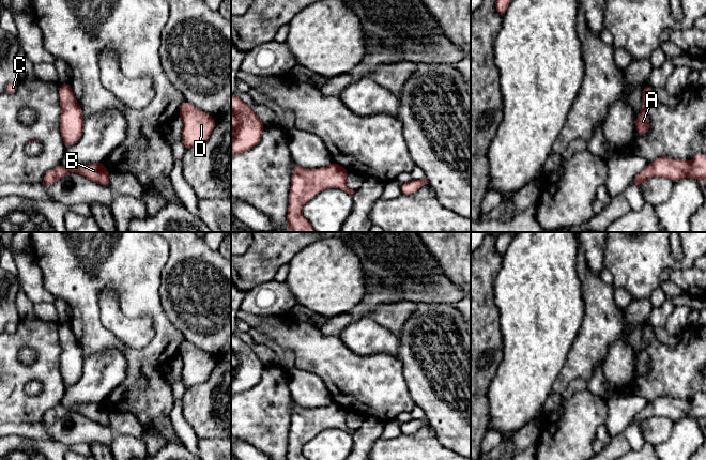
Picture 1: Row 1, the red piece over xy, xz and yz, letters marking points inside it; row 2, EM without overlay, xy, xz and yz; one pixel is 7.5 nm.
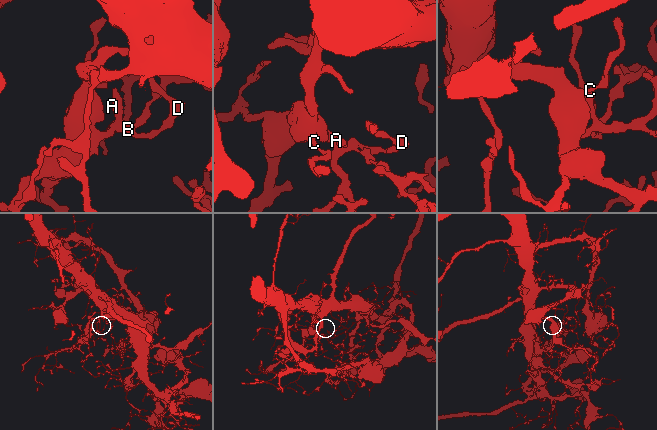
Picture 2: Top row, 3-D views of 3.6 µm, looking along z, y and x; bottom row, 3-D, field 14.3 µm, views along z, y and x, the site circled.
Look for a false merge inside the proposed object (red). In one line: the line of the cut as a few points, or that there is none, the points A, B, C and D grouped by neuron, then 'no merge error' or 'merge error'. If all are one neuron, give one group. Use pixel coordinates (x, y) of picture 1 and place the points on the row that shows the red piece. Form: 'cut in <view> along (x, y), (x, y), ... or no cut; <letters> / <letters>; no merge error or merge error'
no cut; A B C D; no merge error

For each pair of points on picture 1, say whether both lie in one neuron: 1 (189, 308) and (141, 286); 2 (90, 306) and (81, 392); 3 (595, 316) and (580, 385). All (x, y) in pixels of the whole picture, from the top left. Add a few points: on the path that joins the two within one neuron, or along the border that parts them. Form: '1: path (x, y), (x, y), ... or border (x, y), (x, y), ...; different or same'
1: border (162, 269), (158, 295), (163, 311), (167, 317); different
2: border (108, 348), (83, 357); different
3: border (587, 382), (582, 379), (574, 379), (562, 394); different

